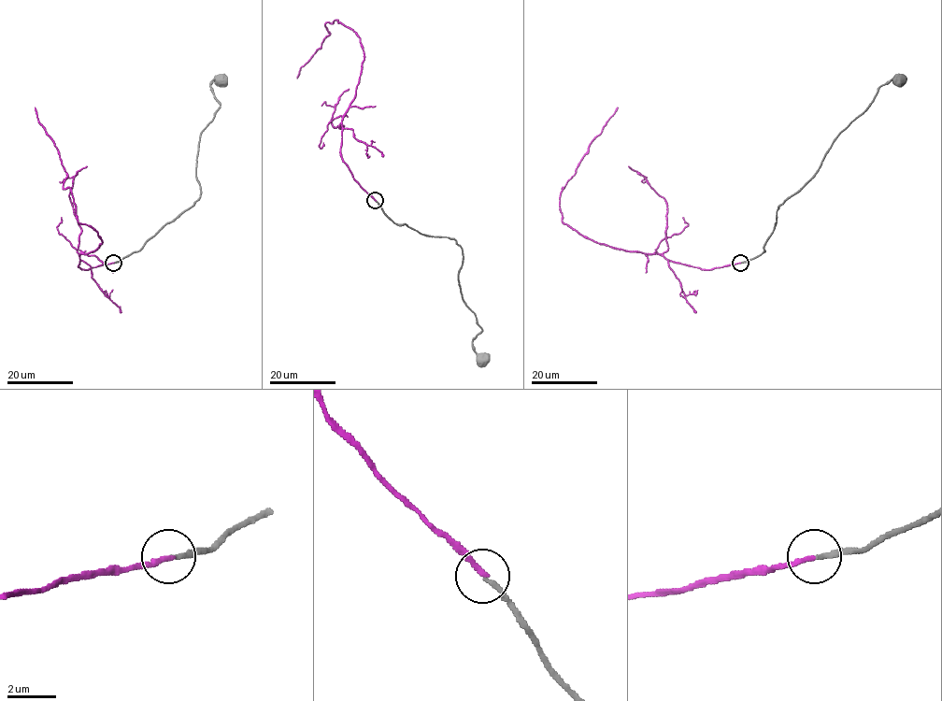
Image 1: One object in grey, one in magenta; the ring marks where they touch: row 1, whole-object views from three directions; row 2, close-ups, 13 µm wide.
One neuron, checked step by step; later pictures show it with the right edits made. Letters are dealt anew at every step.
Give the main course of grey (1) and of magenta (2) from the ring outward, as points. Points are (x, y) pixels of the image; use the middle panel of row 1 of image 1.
1: (376, 200), (396, 223), (452, 238), (461, 248), (461, 297), (481, 328), (473, 349), (482, 358)
2: (376, 200), (340, 153), (341, 121), (363, 57), (360, 37), (337, 20), (326, 22), (329, 35), (297, 78)

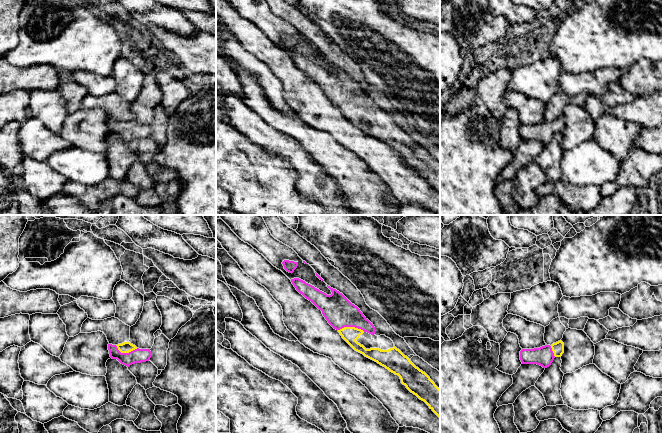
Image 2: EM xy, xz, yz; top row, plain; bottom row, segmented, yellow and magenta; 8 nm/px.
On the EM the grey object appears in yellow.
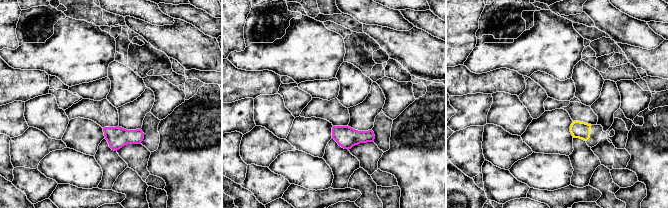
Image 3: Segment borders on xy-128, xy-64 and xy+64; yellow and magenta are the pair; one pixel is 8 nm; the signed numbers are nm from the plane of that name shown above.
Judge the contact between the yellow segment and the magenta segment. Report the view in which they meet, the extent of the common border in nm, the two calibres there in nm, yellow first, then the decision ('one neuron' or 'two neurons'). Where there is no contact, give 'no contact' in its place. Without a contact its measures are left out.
xz | 220 nm | 130/240 nm | one neuron

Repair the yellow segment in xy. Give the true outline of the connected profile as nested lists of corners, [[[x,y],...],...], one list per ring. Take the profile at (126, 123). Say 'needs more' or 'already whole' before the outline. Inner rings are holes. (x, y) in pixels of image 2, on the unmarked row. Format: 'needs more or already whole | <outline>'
needs more | [[[130,118],[118,121],[108,120],[108,126],[112,135],[117,135],[127,143],[135,139],[149,137],[151,134],[150,125],[139,125]]]

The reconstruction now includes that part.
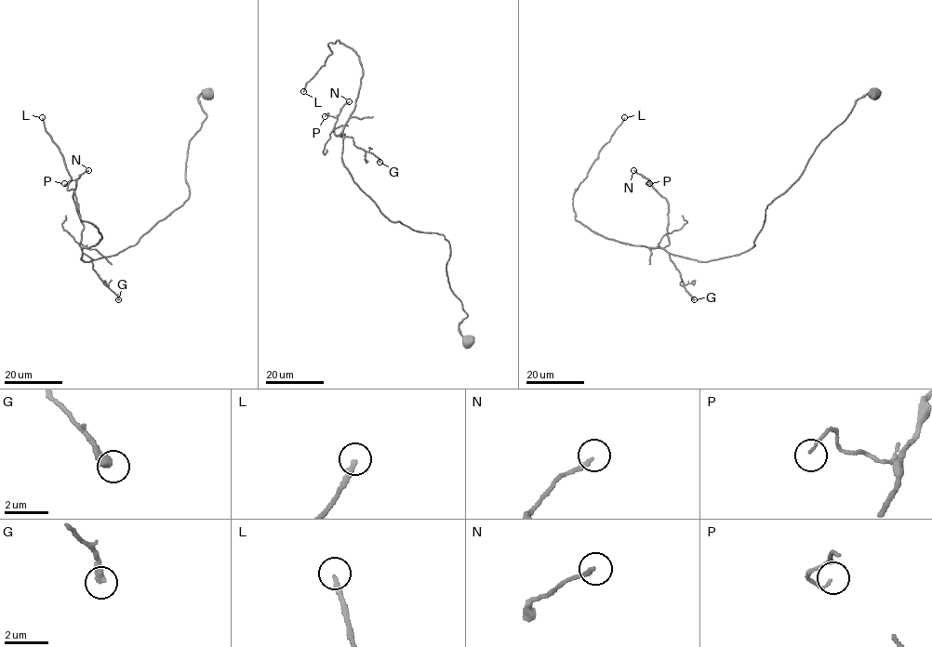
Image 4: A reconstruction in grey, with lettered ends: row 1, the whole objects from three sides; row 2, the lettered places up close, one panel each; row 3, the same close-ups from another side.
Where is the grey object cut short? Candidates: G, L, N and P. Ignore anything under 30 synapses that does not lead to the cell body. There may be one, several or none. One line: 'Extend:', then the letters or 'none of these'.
Extend: L

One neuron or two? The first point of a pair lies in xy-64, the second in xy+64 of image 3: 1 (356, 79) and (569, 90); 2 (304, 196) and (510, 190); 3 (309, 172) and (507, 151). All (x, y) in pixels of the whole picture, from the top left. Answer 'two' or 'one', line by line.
1: two
2: two
3: two

